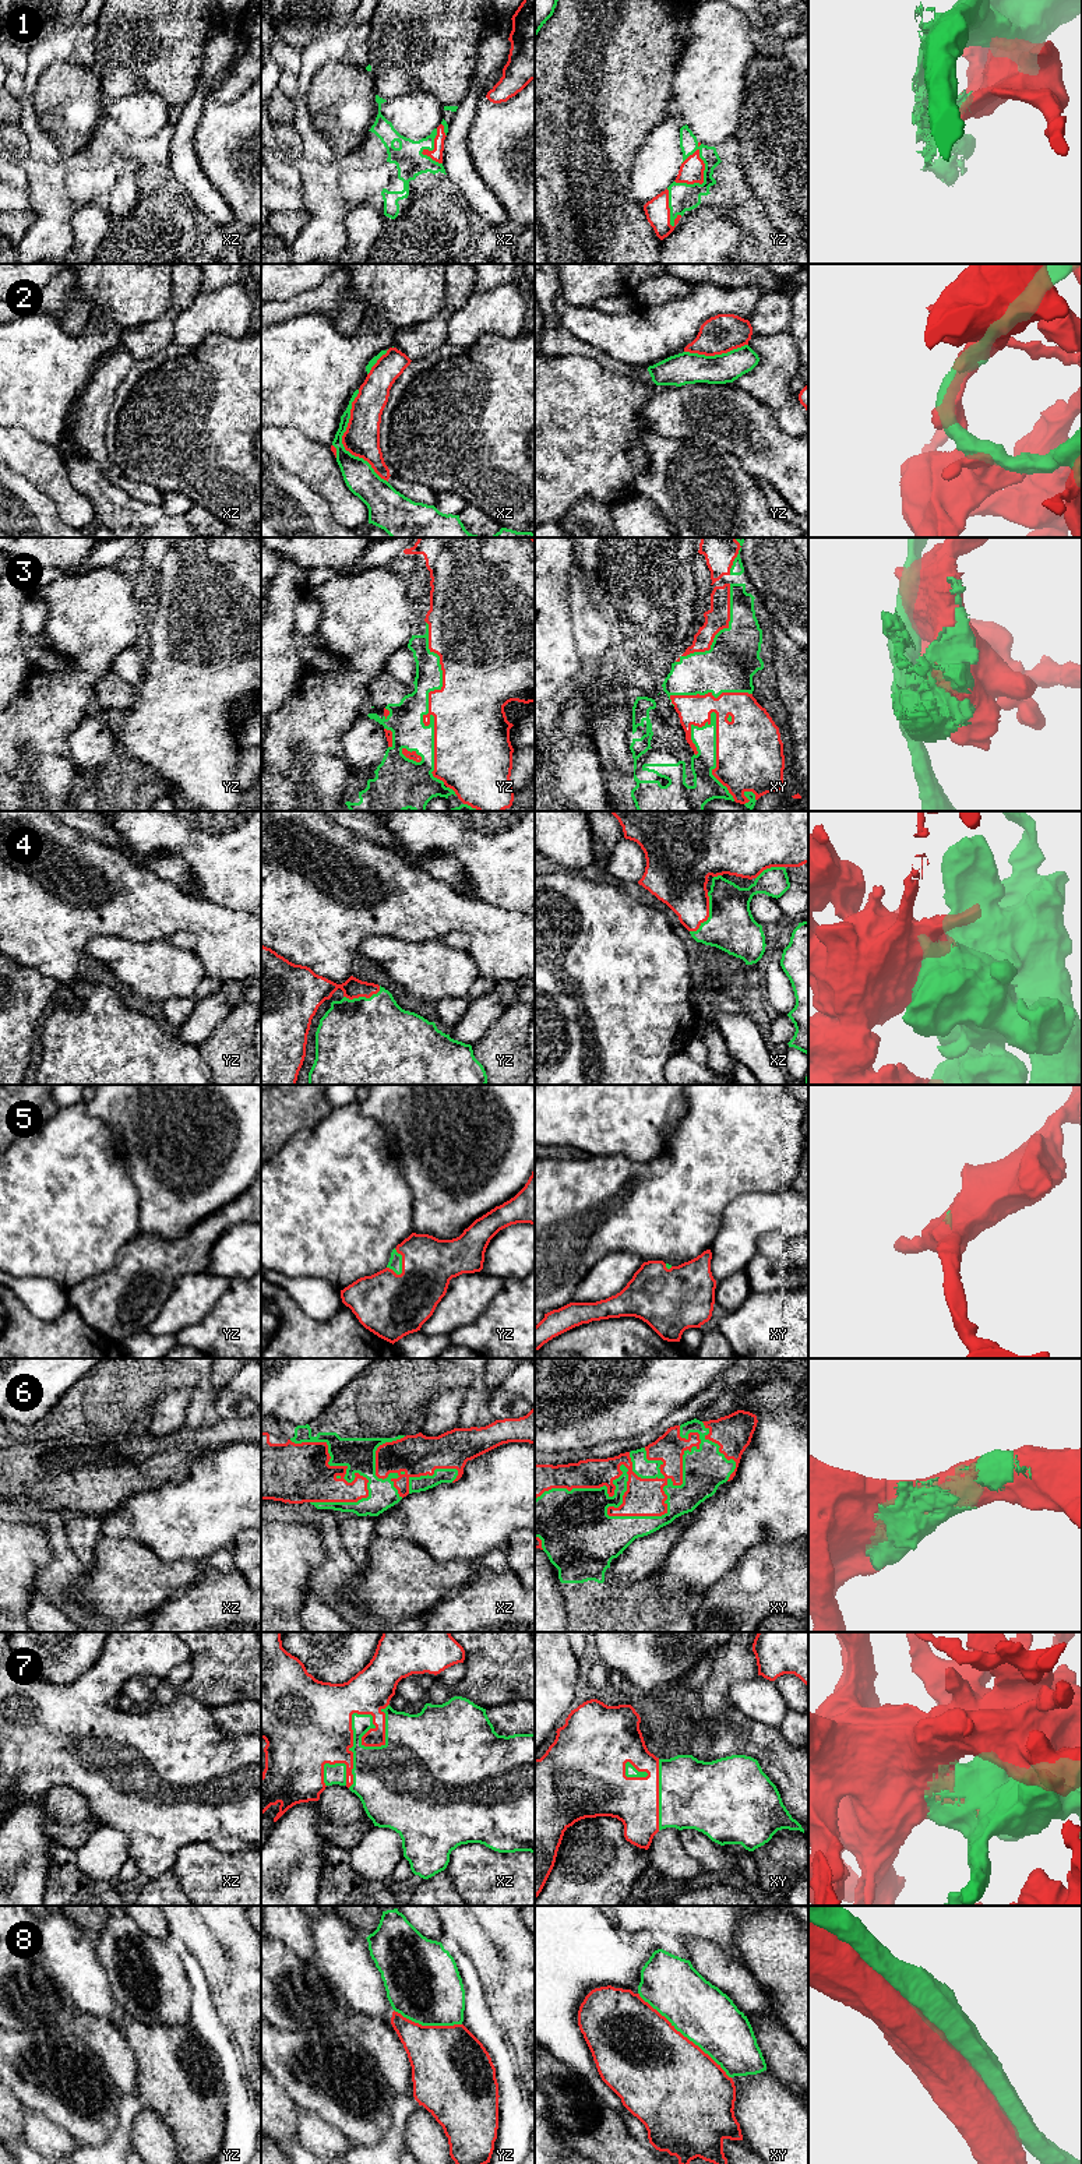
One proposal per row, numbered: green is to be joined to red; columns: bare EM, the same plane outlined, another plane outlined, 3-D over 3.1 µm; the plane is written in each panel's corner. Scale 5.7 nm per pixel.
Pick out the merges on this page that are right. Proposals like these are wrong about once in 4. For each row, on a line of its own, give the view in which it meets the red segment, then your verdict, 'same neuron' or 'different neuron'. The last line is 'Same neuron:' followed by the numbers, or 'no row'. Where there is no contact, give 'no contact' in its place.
1: contact in yz; different neuron
2: contact in xz; same neuron
3: contact in yz; different neuron
4: contact in xz; same neuron
5: contact in yz; same neuron
6: contact in xy; same neuron
7: contact in xz; same neuron
8: contact in xy; different neuron
Same neuron: 2, 4, 5, 6, 7

